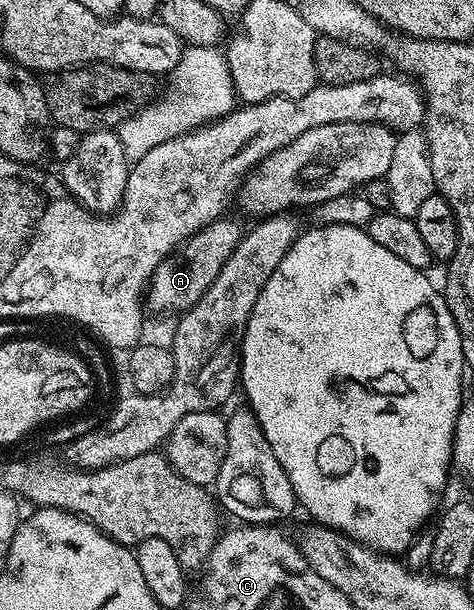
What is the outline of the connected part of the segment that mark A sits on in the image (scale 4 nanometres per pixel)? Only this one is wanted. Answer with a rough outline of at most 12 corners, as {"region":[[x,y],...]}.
{"region":[[222,217],[161,262],[148,310],[184,313],[211,289],[243,226]]}

